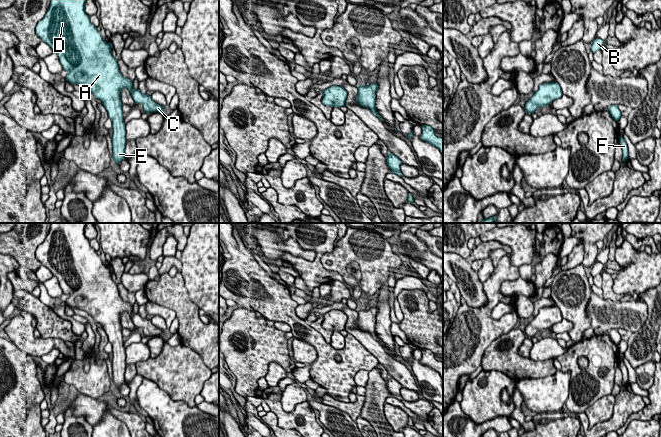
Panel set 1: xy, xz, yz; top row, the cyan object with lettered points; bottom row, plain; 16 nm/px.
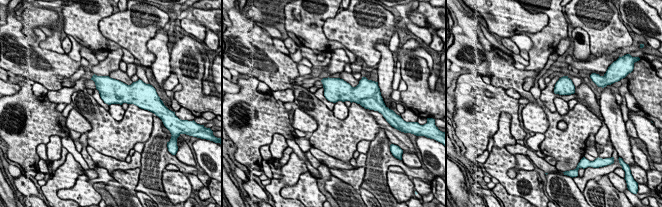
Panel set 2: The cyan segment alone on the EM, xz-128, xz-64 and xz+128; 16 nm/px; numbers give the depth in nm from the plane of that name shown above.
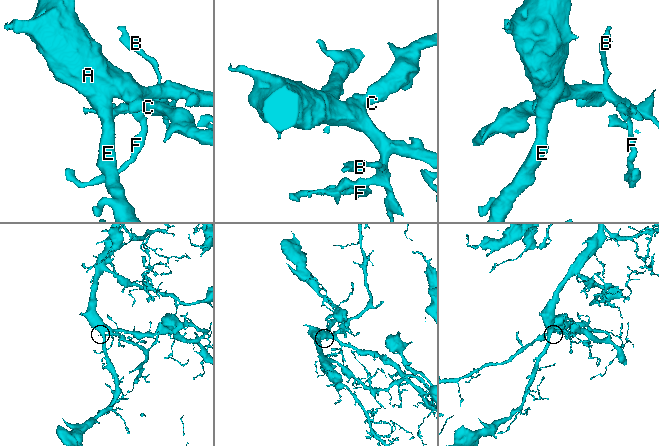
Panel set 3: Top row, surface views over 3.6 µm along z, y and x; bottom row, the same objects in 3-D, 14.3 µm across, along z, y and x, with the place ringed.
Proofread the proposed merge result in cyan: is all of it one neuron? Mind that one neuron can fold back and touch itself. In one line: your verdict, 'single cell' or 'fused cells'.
single cell

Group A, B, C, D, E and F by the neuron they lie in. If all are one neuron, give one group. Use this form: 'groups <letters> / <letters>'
groups A B C D E F

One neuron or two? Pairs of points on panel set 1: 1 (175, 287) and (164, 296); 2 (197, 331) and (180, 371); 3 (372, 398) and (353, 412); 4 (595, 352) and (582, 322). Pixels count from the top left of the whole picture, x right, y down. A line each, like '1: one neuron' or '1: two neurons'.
1: one neuron
2: two neurons
3: two neurons
4: two neurons

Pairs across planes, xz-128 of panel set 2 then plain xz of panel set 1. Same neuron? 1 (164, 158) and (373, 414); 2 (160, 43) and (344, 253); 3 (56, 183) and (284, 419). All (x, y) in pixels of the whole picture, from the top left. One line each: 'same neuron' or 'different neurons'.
1: same neuron
2: different neurons
3: different neurons

